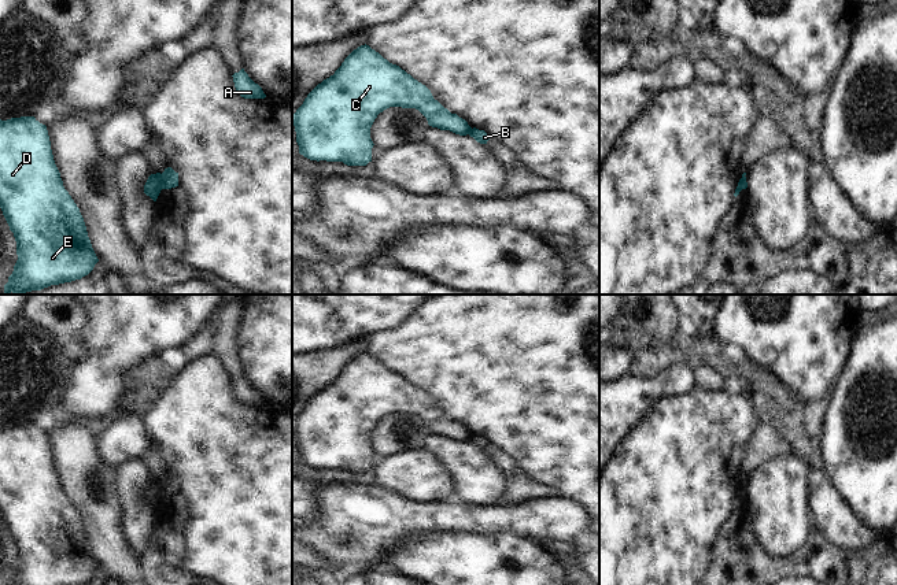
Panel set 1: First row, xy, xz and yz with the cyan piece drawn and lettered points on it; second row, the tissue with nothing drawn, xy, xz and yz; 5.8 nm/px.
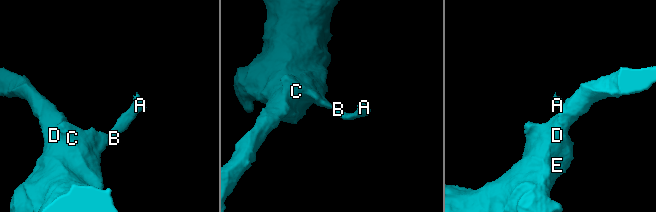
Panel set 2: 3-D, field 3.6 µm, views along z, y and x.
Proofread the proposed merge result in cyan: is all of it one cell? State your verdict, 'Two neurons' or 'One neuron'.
Two neurons.

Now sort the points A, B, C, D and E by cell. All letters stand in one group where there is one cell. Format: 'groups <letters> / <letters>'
groups A B / C D E

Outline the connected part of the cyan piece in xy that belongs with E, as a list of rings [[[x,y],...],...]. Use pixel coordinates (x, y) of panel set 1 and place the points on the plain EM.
[[[34,423],[0,426],[0,515],[16,548],[18,567],[8,585],[82,585],[99,569],[80,515],[63,493],[47,433]]]

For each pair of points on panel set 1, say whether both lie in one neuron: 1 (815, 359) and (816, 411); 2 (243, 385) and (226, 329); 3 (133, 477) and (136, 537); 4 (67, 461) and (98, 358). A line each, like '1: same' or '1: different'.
1: different
2: same
3: same
4: different

